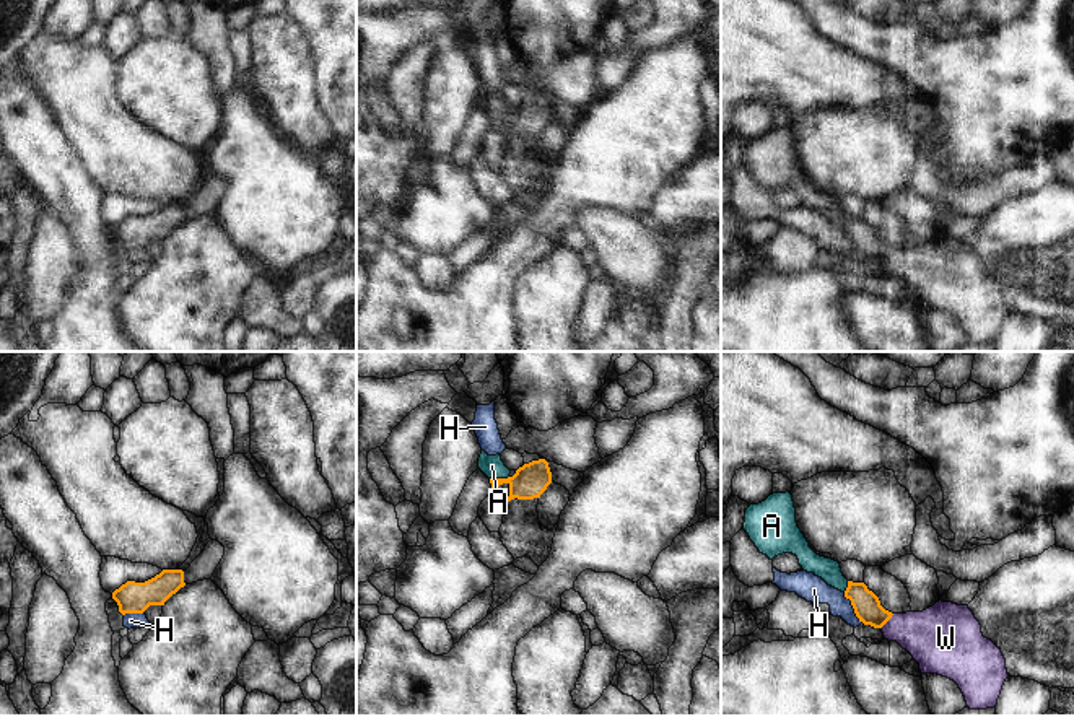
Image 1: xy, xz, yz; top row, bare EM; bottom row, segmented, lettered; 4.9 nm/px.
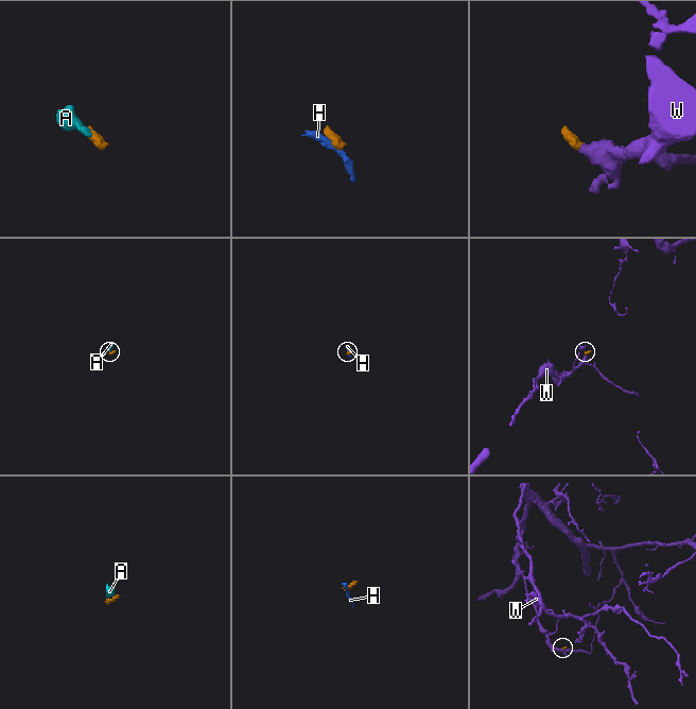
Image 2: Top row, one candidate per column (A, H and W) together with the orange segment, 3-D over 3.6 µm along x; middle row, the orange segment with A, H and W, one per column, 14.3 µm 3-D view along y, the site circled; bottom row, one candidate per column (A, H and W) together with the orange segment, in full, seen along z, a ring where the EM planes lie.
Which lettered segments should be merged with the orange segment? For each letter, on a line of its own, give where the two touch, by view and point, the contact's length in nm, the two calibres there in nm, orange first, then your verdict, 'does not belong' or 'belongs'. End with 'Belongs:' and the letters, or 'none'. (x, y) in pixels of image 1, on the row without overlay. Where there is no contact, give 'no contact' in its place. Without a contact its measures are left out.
A: xz (498, 114) | 100 nm | 170/110 nm | belongs
H: yz (853, 243) | 180 nm | 140/130 nm | does not belong
W: yz (887, 256) | 100 nm | 140/280 nm | belongs
Belongs: A, W

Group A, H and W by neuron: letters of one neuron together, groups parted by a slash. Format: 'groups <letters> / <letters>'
groups A W / H

